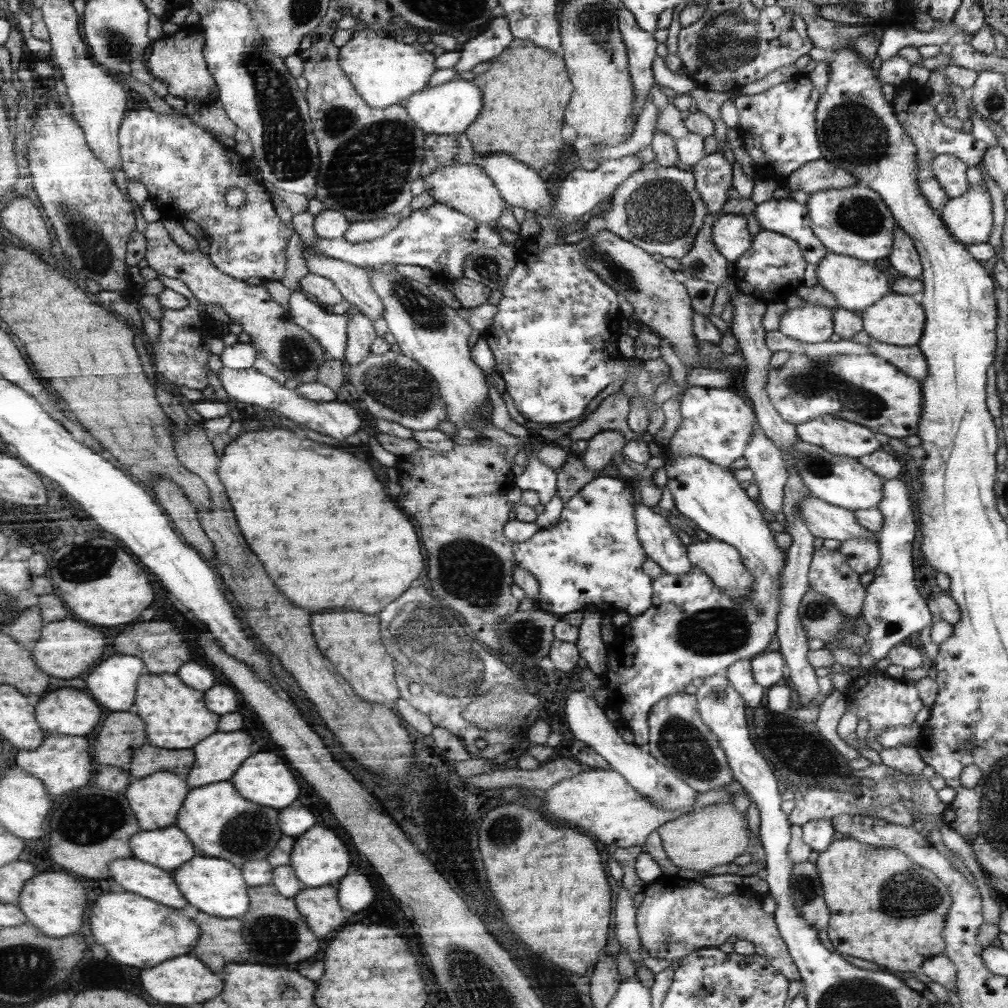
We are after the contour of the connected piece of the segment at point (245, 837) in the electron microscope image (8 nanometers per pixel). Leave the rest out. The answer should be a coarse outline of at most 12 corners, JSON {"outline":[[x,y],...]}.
{"outline":[[230,781],[194,788],[176,826],[241,866],[282,838],[278,810]]}

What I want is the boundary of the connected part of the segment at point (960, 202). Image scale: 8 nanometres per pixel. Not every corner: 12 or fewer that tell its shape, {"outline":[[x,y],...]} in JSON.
{"outline":[[984,185],[950,199],[939,214],[965,246],[992,232],[992,198]]}

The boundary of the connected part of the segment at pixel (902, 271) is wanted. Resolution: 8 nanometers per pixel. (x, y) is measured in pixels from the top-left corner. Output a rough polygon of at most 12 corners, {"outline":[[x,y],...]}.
{"outline":[[899,227],[886,263],[900,276],[921,278],[912,239]]}

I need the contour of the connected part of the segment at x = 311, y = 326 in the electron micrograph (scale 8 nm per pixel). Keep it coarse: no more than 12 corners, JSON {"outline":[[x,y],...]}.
{"outline":[[292,292],[293,323],[342,361],[349,314],[335,314]]}

